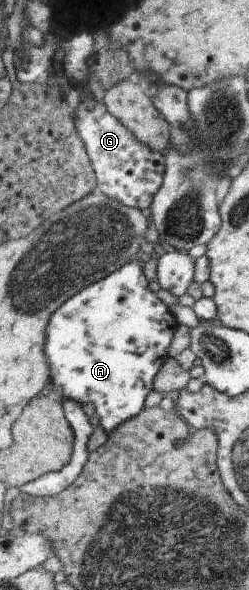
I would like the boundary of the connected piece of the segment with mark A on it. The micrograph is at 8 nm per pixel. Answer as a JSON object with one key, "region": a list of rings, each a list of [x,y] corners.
{"region":[[[134,260],[122,265],[118,271],[88,285],[66,301],[50,320],[46,350],[48,365],[52,365],[53,393],[74,399],[82,405],[92,403],[99,416],[99,425],[112,435],[120,425],[137,416],[144,409],[148,395],[154,390],[154,379],[162,365],[170,358],[170,345],[178,331],[176,315],[152,291],[144,271],[144,262]]]}

